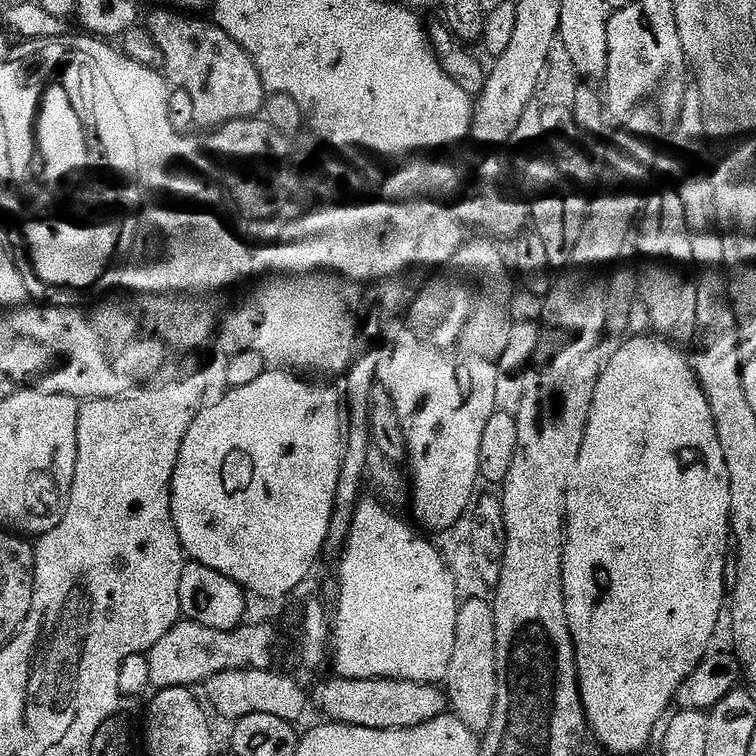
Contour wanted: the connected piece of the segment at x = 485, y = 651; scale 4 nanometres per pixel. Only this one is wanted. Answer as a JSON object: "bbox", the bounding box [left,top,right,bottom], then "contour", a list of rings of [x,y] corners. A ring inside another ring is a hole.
{"bbox":[446,599,498,734],"contour":[[[487,599],[461,603],[454,630],[454,654],[446,677],[446,695],[451,715],[477,734],[487,732],[494,722],[494,706],[498,698],[496,669],[496,610]]]}

